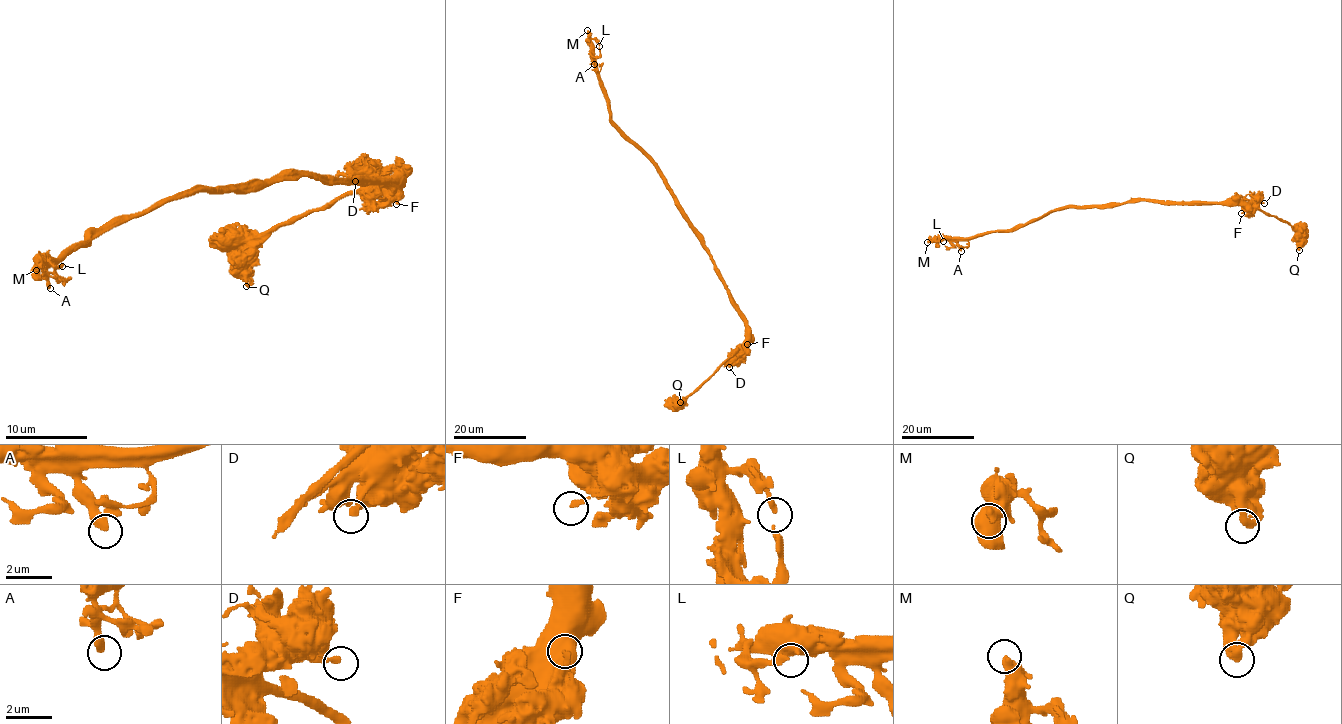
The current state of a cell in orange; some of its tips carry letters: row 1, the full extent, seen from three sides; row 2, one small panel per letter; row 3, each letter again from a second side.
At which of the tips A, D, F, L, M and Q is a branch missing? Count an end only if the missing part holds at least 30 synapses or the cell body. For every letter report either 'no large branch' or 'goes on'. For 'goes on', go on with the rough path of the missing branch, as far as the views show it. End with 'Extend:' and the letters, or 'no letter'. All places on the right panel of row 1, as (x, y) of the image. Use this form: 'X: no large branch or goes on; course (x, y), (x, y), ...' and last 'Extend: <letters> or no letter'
A: no large branch
D: no large branch
F: no large branch
L: no large branch
M: goes on
Q: no large branch
Extend: M

